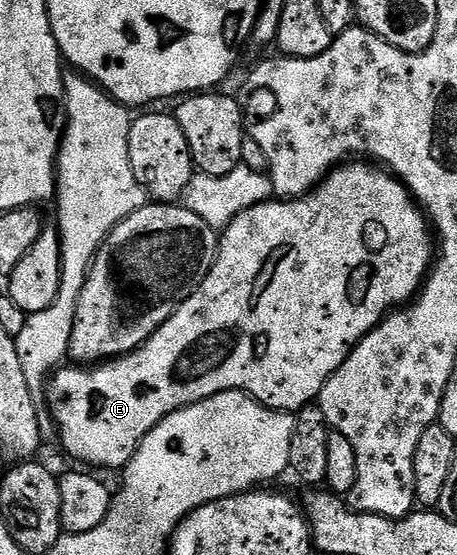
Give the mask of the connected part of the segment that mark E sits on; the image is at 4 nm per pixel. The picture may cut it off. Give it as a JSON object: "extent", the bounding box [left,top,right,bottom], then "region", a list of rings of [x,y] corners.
{"extent":[49,159,433,470],"region":[[[352,159],[342,165],[335,166],[324,177],[320,185],[316,185],[310,193],[298,199],[272,199],[246,209],[237,215],[237,219],[229,222],[222,230],[219,238],[219,254],[215,256],[209,275],[199,282],[197,291],[177,307],[175,314],[158,329],[139,349],[116,357],[113,361],[105,361],[94,367],[63,367],[52,376],[49,382],[49,398],[51,397],[50,416],[57,429],[57,441],[75,461],[84,461],[84,466],[99,469],[122,470],[131,461],[137,446],[143,442],[145,435],[161,423],[173,411],[184,409],[198,401],[209,399],[225,391],[241,391],[262,405],[271,409],[298,411],[312,404],[325,387],[325,383],[351,354],[354,346],[366,333],[372,333],[383,322],[384,317],[392,311],[406,306],[423,288],[433,266],[433,229],[416,200],[394,173],[367,159]]]}

